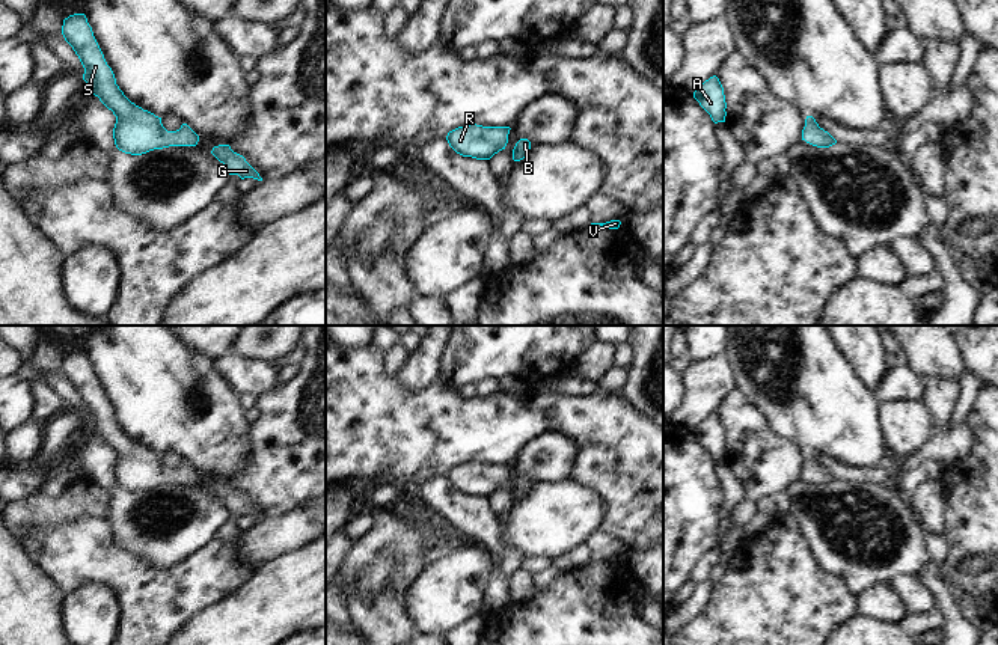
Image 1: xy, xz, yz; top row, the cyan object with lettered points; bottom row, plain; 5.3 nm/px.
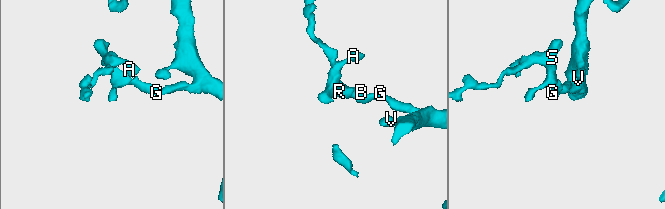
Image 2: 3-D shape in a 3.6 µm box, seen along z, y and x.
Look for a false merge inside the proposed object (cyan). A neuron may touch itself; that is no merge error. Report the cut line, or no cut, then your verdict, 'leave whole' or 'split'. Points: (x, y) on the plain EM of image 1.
cut none; leave whole

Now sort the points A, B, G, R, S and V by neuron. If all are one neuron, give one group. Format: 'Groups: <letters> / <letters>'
Groups: A B G R S V.

